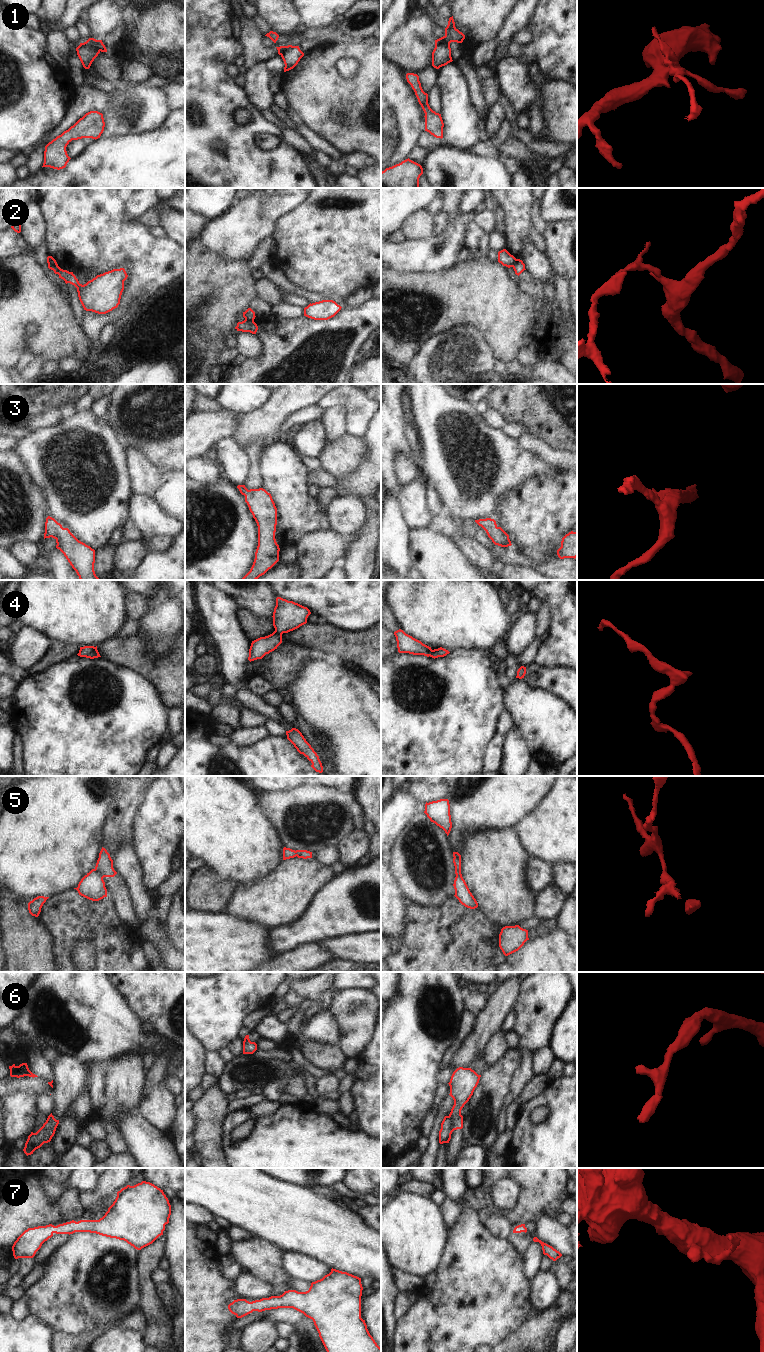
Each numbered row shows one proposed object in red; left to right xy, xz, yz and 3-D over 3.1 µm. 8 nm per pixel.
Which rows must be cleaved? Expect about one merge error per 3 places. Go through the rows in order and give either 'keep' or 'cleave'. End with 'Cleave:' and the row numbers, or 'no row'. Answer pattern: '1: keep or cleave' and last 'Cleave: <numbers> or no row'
1: cleave
2: cleave
3: keep
4: keep
5: cleave
6: cleave
7: keep
Cleave: 1, 2, 5, 6

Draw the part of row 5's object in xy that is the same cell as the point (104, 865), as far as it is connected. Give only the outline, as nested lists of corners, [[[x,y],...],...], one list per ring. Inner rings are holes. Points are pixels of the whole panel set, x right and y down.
[[[103,847],[99,853],[95,869],[99,872],[102,878],[114,877],[117,874],[113,868],[113,860],[111,859],[110,854]]]

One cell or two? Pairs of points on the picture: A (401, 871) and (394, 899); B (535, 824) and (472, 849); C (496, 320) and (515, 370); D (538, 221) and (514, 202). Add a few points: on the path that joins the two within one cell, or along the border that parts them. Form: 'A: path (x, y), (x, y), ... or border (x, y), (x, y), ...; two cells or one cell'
A: border (391, 870), (402, 895), (407, 901); two cells
B: border (513, 827), (521, 846), (527, 853); two cells
C: border (515, 358), (507, 363); two cells
D: border (536, 198), (532, 205), (533, 225); two cells

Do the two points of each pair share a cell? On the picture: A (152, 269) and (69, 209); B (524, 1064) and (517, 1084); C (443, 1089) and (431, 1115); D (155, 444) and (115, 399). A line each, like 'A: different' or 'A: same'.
A: same
B: same
C: same
D: same

